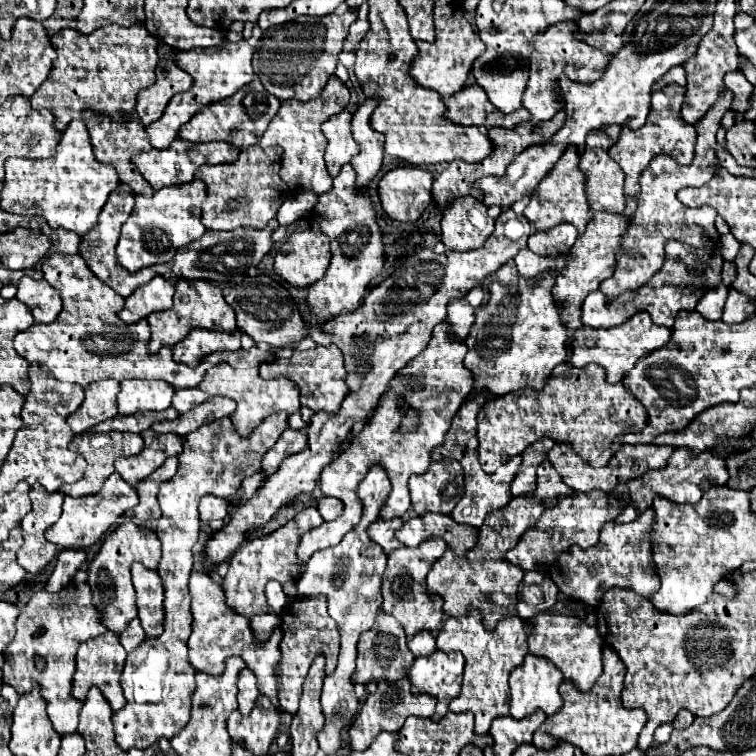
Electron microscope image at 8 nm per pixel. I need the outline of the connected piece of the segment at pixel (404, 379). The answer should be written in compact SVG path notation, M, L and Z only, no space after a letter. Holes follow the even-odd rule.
M442 321L440 325L434 327L428 347L414 361L410 361L410 365L406 365L400 371L400 377L394 377L394 381L390 383L390 389L382 395L382 401L380 401L382 407L378 407L374 411L370 421L364 425L362 433L354 435L350 447L338 459L334 459L330 465L326 465L326 469L322 471L322 475L320 475L322 493L330 495L330 497L338 497L344 503L344 513L338 519L324 523L322 527L318 527L302 537L300 547L298 547L302 571L314 551L338 545L340 539L360 521L362 503L356 497L356 487L362 481L362 477L366 475L366 471L370 469L370 465L382 463L382 467L388 469L388 477L392 483L392 493L386 499L386 507L382 507L380 517L390 519L396 515L404 515L406 509L410 507L408 477L412 473L424 473L428 469L430 451L444 441L444 435L450 427L452 417L456 415L462 401L474 389L474 377L472 377L470 369L466 369L462 363L468 353L468 347L464 345L462 339L450 337L448 327L450 327L448 321ZM400 395L410 407L420 411L420 421L418 421L416 433L412 433L412 435L396 433L396 439L394 439L394 431L400 427L400 413L398 413Z

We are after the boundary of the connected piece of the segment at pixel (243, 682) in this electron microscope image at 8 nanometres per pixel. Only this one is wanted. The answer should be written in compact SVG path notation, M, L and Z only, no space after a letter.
M246 667L238 673L238 713L248 715L254 709L256 699L260 697L256 675Z

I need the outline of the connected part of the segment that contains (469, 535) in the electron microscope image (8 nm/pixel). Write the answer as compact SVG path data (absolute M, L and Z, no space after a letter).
M426 513L422 517L404 521L404 525L396 533L398 541L402 541L408 547L420 545L424 539L432 535L442 537L450 549L462 555L476 545L478 529L472 525L456 523L450 515L444 515L444 513Z

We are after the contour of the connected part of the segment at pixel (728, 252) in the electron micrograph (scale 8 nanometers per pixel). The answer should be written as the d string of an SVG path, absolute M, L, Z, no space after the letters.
M732 233L724 235L724 237L720 239L720 251L722 251L722 257L724 257L726 261L732 261L732 259L736 257L736 253L738 253L738 239L736 239Z

